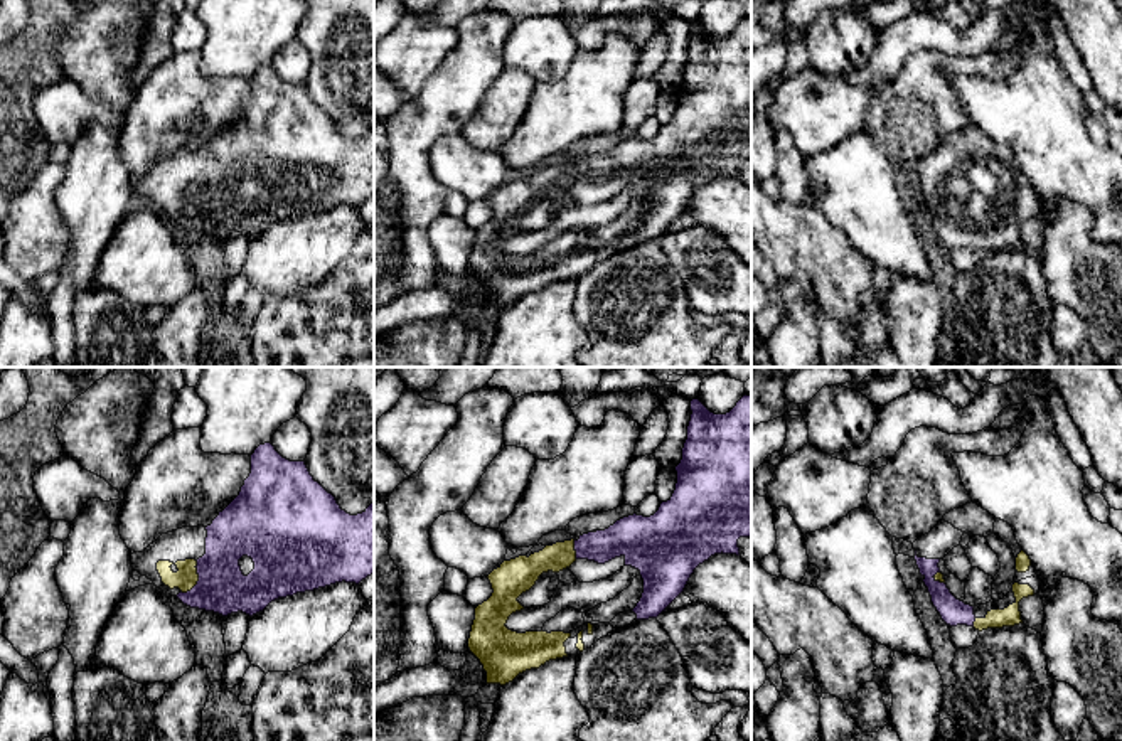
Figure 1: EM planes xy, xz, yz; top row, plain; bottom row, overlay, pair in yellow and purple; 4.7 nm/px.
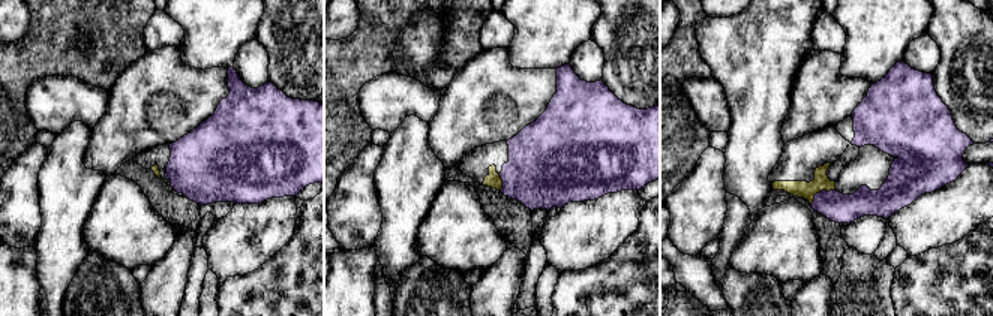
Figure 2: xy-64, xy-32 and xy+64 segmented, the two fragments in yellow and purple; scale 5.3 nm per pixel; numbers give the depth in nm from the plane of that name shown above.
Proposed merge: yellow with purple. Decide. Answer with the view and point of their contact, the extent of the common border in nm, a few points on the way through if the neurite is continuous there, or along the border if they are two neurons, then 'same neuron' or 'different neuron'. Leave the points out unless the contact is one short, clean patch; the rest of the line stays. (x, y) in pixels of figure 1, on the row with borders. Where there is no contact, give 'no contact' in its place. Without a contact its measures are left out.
contact xy (197, 580); length 180 nm; way xy (186, 578), (197, 580), (216, 583), (223, 588); same neuron

